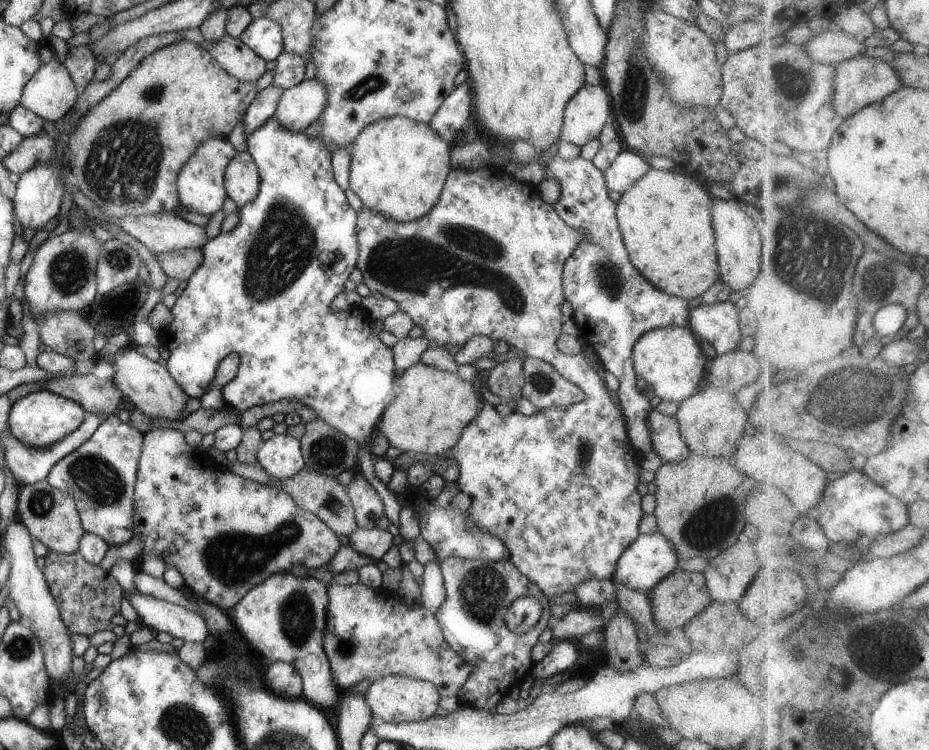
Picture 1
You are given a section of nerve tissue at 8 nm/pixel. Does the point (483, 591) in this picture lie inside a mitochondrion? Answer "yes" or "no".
yes

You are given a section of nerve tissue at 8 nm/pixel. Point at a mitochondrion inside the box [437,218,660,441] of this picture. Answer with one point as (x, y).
(608, 276)

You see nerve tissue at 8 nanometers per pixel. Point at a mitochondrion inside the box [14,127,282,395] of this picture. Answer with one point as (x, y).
(69, 273)

